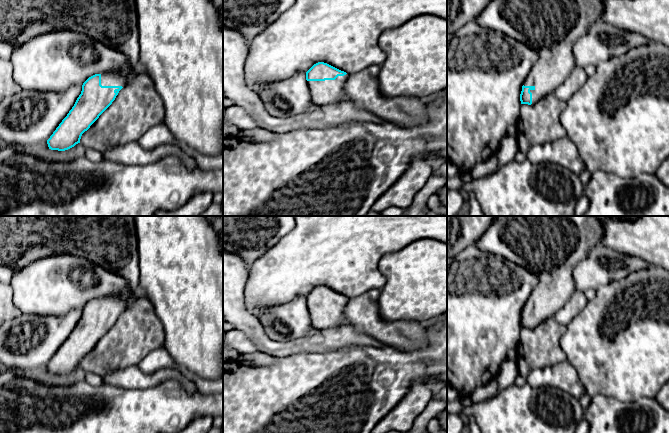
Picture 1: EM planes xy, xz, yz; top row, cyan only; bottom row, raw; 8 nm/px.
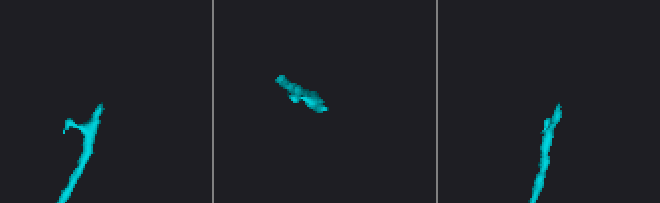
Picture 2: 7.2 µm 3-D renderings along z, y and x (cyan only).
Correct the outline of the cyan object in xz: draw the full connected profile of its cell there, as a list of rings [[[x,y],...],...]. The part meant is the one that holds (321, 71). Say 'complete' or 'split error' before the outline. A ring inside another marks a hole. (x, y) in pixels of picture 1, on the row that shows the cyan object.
split error; [[[318,62],[306,72],[312,103],[329,105],[346,100],[344,86],[348,74],[327,63]]]

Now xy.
split error; [[[123,72],[89,77],[74,106],[47,140],[49,149],[65,151],[80,143],[82,134],[112,104],[125,84]]]

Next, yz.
split error; [[[491,0],[474,21],[482,27],[500,31],[516,39],[538,54],[538,61],[524,81],[520,94],[521,104],[531,105],[547,94],[554,94],[556,88],[568,77],[576,66],[574,44],[588,33],[593,24],[601,19],[602,14],[602,0]]]

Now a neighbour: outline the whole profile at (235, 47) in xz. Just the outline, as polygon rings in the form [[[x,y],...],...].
[[[223,25],[223,92],[234,105],[244,108],[259,127],[283,134],[298,129],[325,129],[354,122],[383,123],[384,119],[344,100],[329,105],[312,103],[303,113],[294,117],[271,116],[260,97],[245,85],[244,65],[248,43],[237,30]]]

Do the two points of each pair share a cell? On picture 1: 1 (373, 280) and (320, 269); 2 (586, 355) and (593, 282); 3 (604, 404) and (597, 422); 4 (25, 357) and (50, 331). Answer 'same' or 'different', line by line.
1: same
2: different
3: same
4: same

